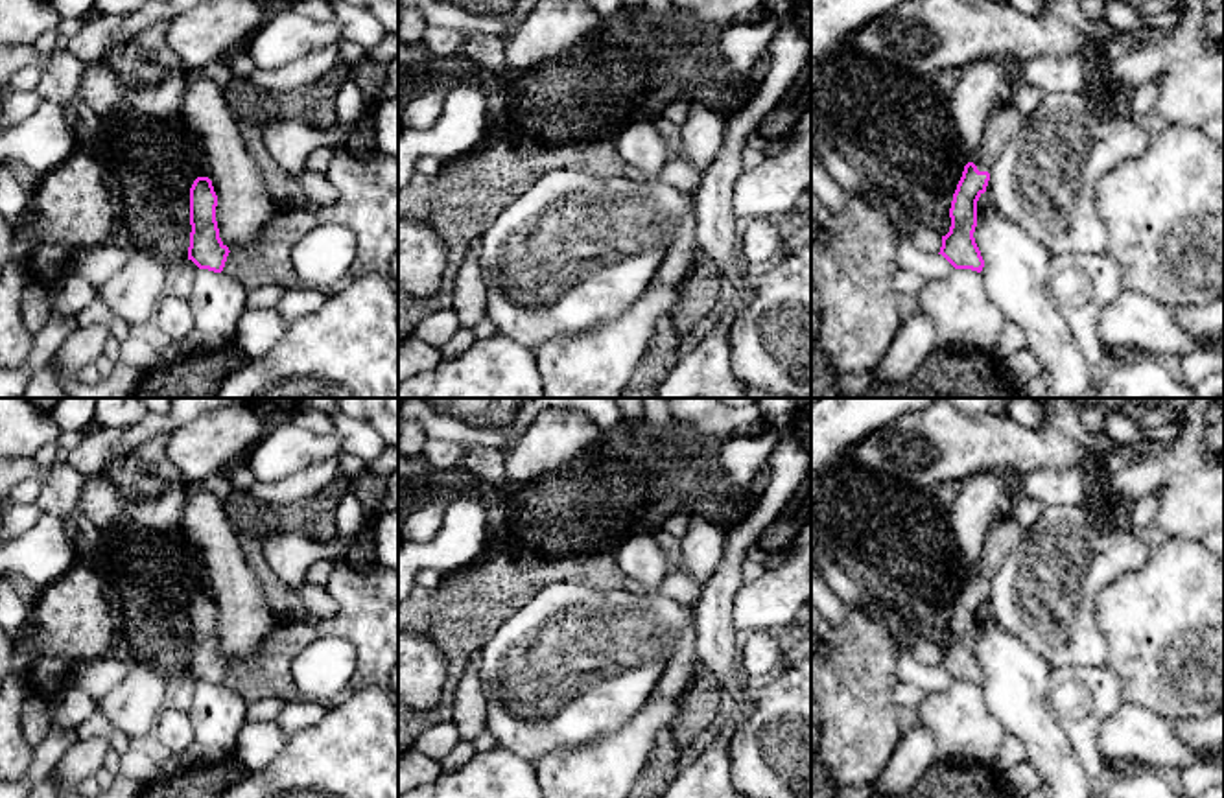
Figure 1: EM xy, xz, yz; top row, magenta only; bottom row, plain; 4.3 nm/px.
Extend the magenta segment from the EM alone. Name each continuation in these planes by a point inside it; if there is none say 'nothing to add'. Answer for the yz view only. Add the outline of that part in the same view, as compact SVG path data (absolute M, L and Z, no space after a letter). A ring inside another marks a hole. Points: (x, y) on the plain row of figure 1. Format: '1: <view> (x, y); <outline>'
1: yz (1005, 535); M1001 516L988 529L981 562L970 575L973 575L979 584L990 586L992 577L999 571L1008 555L1023 542L1025 534L1027 531L1016 520Z

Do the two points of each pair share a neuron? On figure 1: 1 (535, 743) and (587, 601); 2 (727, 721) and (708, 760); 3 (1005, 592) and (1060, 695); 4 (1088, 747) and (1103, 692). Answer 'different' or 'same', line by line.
1: same
2: same
3: different
4: same

